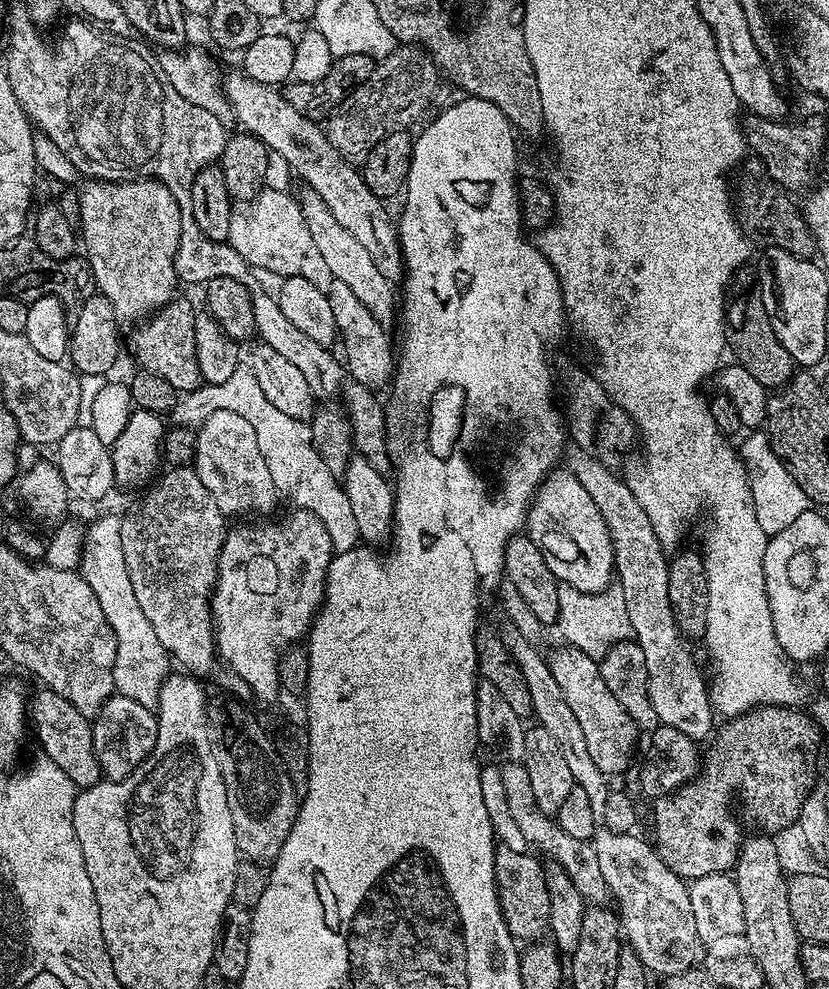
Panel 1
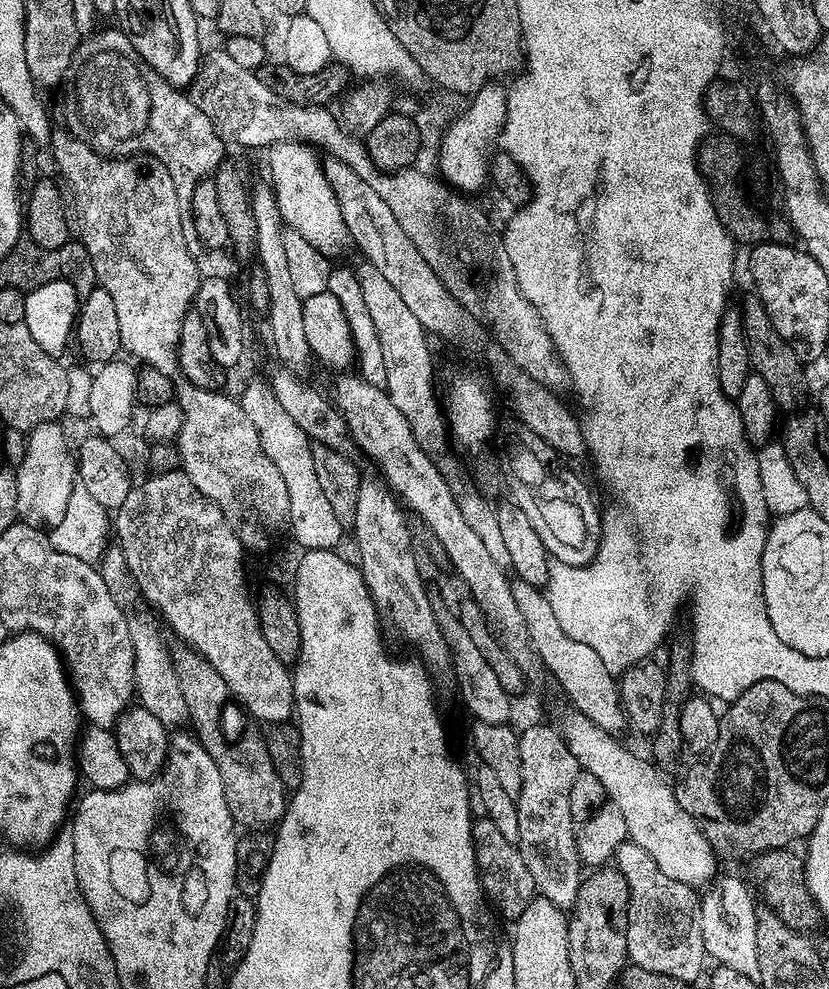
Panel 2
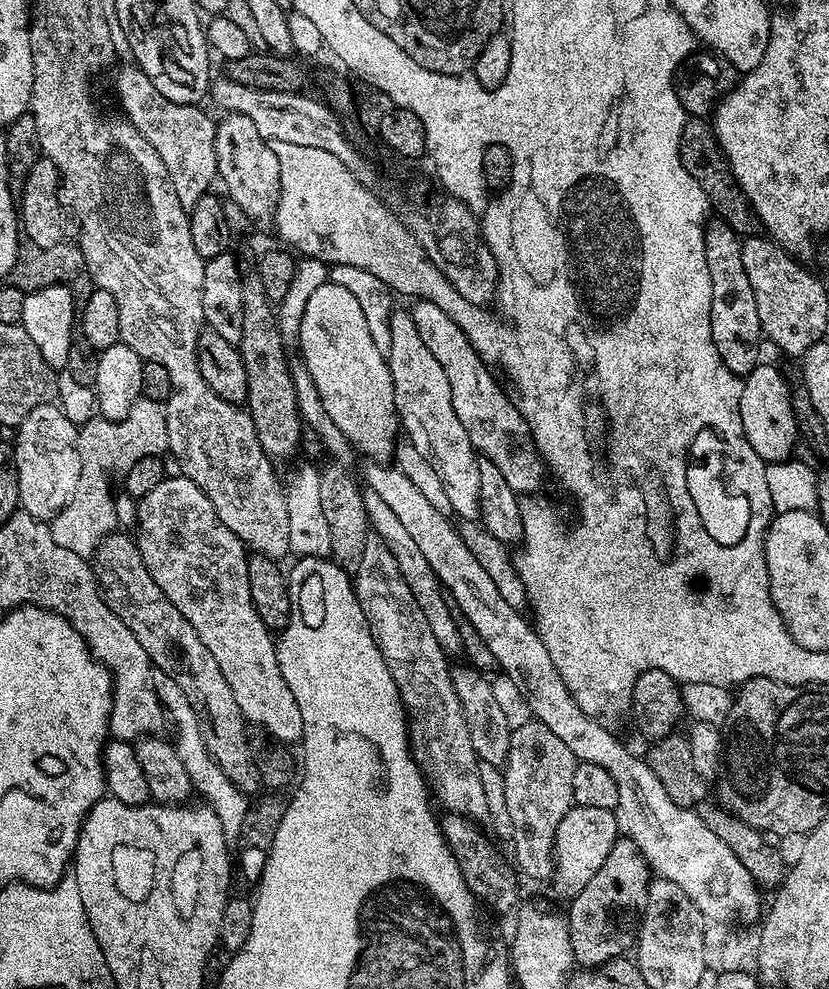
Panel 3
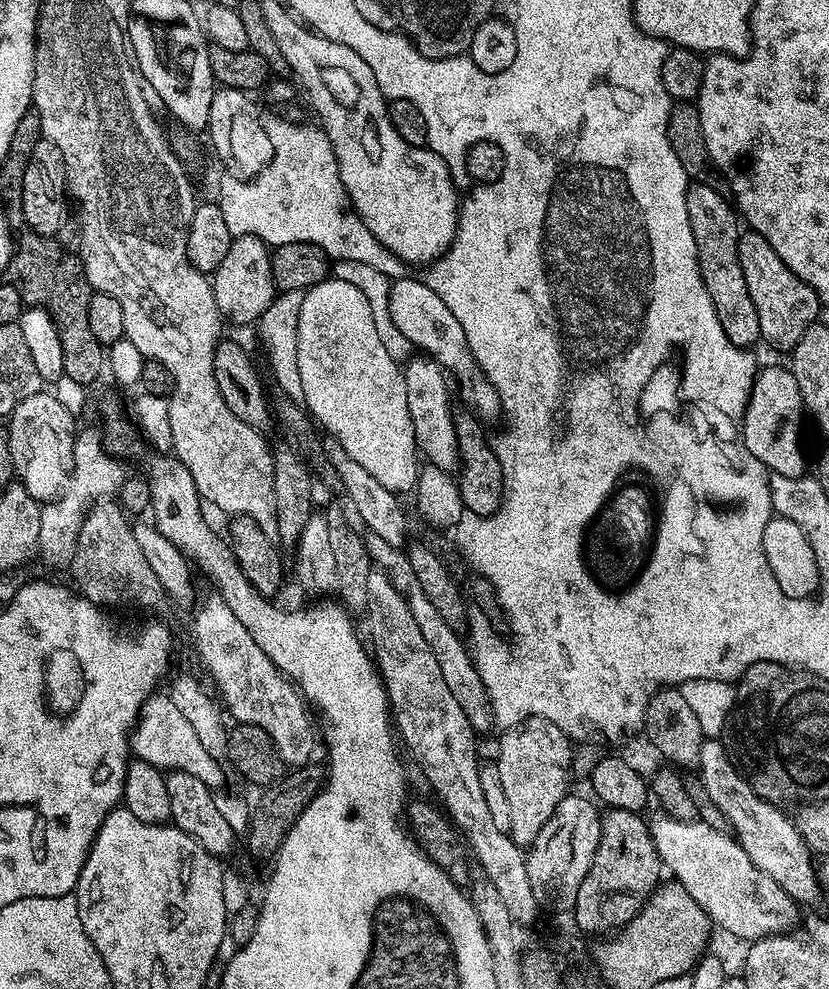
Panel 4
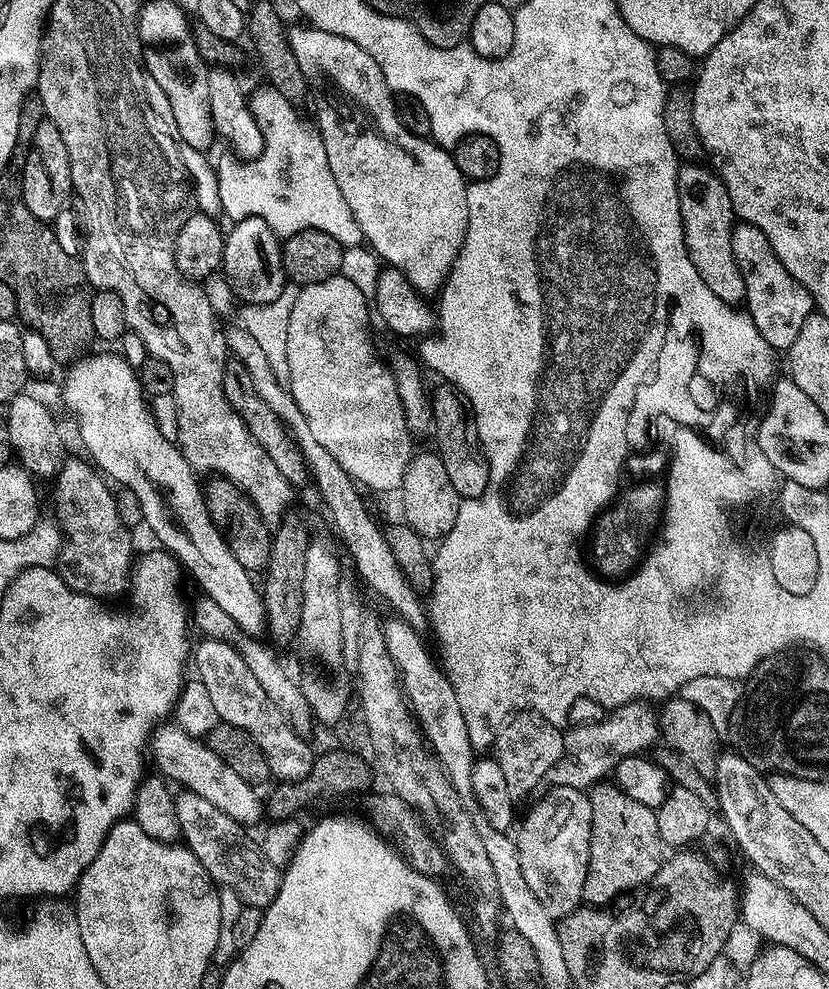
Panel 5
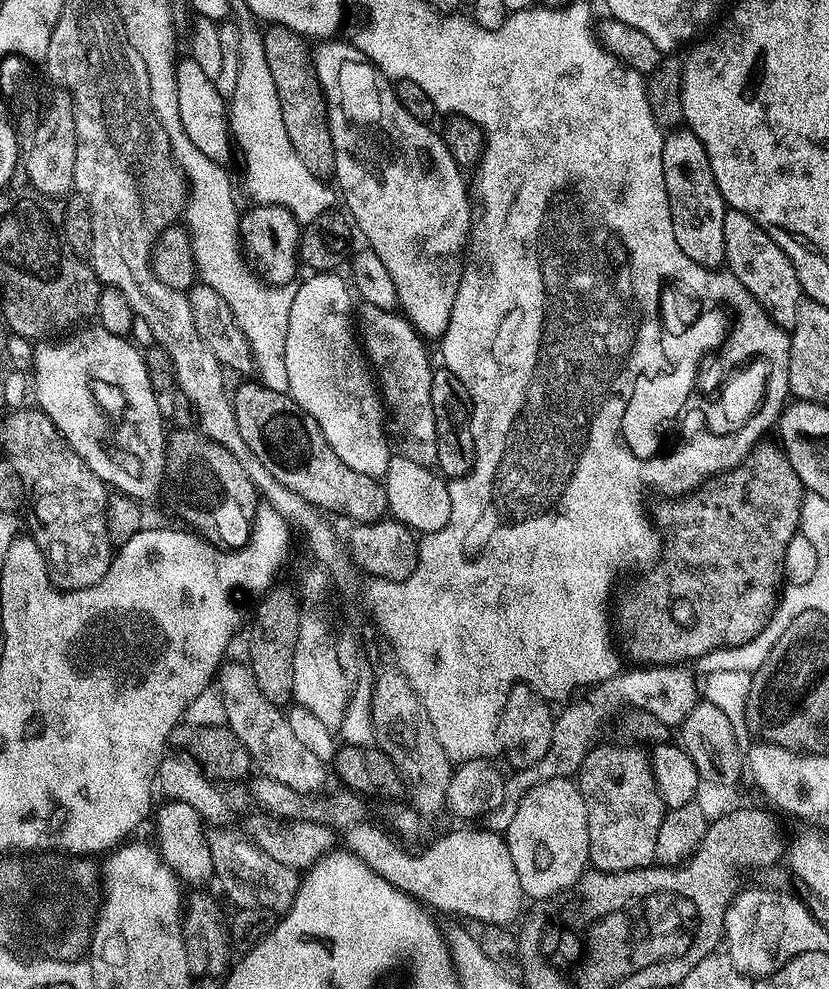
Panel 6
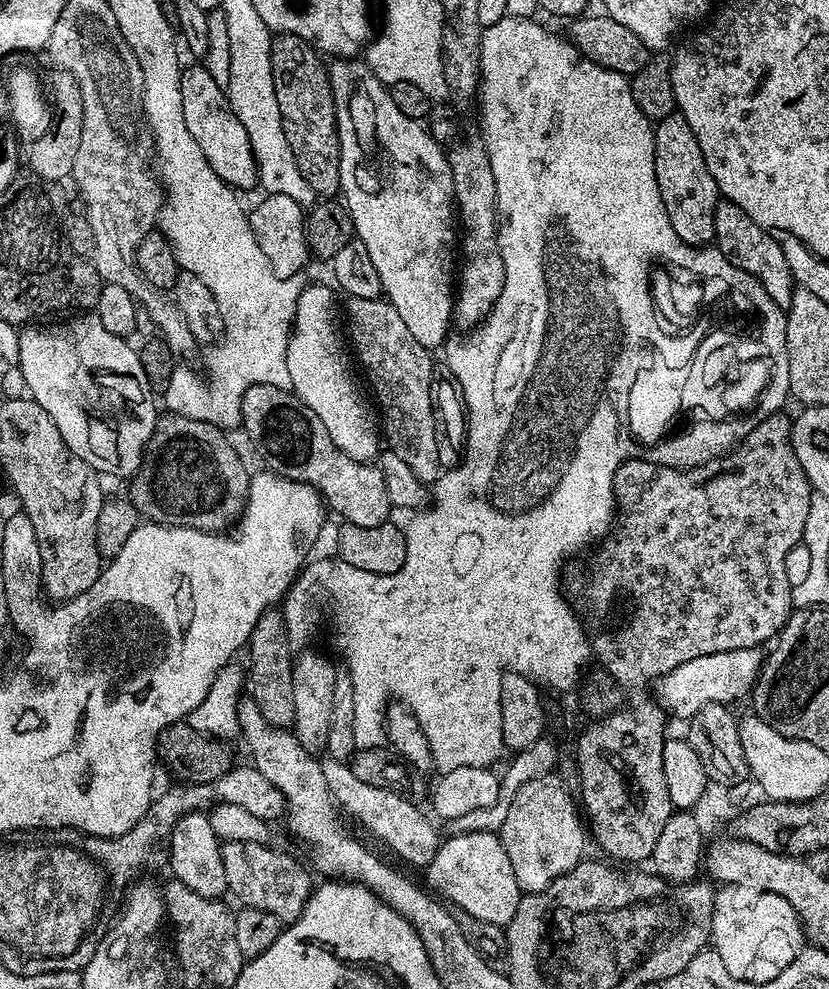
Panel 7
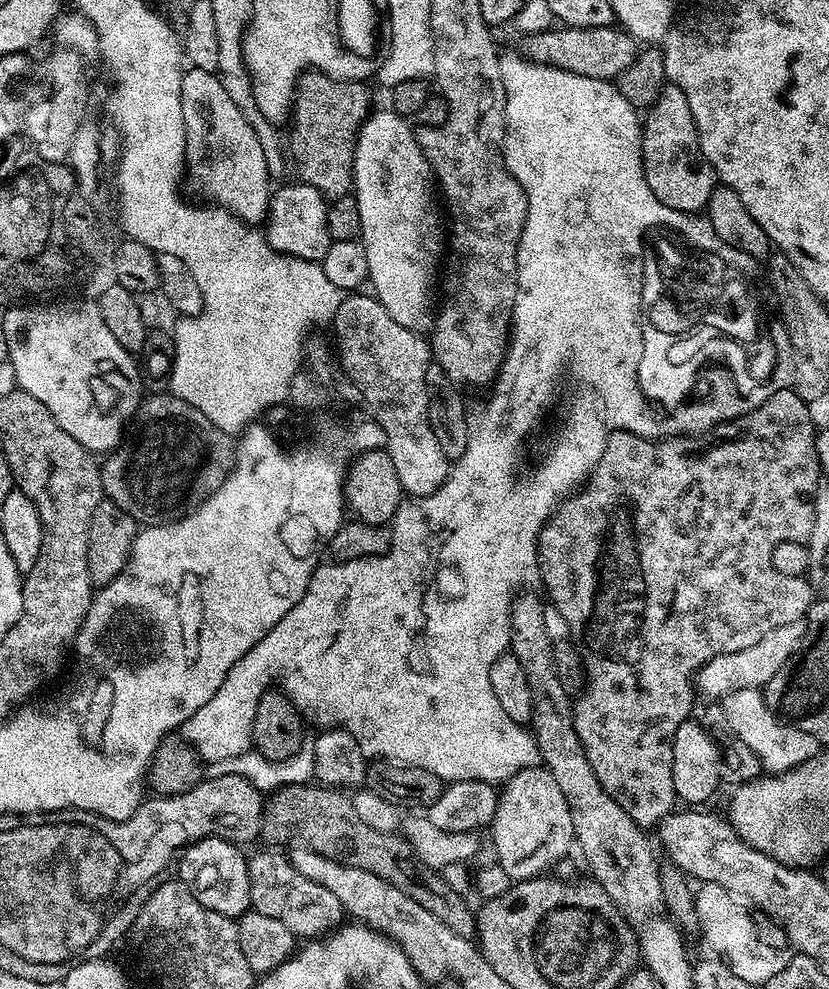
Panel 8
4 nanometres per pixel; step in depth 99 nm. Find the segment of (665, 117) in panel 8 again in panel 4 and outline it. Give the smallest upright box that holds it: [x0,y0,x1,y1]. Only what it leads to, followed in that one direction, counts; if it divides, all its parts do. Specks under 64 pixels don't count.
[688,182,760,349]

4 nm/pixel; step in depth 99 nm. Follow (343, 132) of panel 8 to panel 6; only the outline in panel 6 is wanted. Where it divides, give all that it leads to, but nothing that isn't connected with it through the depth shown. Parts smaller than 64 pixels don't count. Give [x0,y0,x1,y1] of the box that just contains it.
[262,24,336,178]

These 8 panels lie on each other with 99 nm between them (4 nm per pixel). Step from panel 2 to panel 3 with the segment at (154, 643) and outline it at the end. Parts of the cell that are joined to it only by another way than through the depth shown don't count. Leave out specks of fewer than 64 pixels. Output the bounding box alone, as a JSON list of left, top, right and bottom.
[154,670,250,846]

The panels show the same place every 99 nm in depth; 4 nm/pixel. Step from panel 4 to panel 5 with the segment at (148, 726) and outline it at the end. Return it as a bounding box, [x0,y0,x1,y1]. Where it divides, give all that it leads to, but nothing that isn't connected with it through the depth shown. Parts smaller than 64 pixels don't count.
[150,722,266,826]

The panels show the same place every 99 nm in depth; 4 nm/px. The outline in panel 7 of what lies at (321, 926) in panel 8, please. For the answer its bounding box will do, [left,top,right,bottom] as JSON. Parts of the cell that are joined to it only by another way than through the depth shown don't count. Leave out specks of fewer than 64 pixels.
[222,841,314,922]

